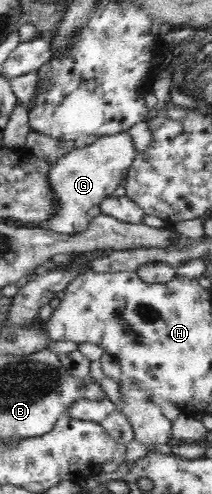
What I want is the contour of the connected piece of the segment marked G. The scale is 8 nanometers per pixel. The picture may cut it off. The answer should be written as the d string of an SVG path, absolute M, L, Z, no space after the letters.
M126 131L101 135L90 145L62 154L49 171L49 180L59 201L59 212L54 219L48 221L48 229L68 235L84 232L91 219L86 214L88 210L111 196L127 177L138 153L134 137L130 131Z

